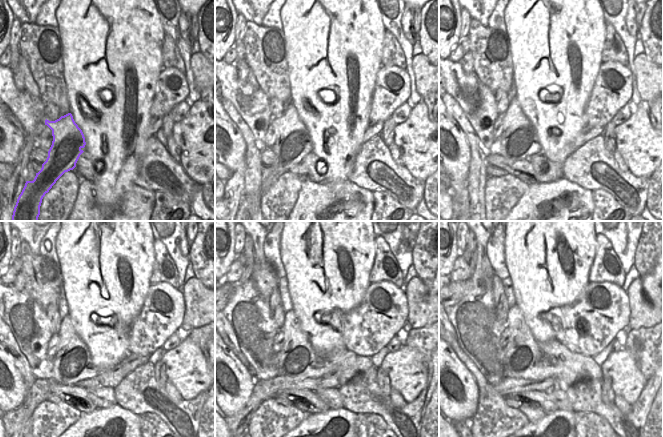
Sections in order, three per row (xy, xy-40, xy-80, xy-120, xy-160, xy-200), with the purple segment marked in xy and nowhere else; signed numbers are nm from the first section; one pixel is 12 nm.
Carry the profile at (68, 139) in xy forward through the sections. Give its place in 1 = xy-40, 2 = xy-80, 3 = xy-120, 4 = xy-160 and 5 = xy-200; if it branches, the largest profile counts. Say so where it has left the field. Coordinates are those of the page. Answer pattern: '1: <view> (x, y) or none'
1: xy-40 (292, 137)
2: xy-80 (518, 135)
3: xy-120 (72, 355)
4: xy-160 (295, 358)
5: xy-200 (522, 351)

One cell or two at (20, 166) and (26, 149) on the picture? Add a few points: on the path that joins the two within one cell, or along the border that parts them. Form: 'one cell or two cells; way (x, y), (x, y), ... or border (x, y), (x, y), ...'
one cell; way (22, 162), (24, 153)

